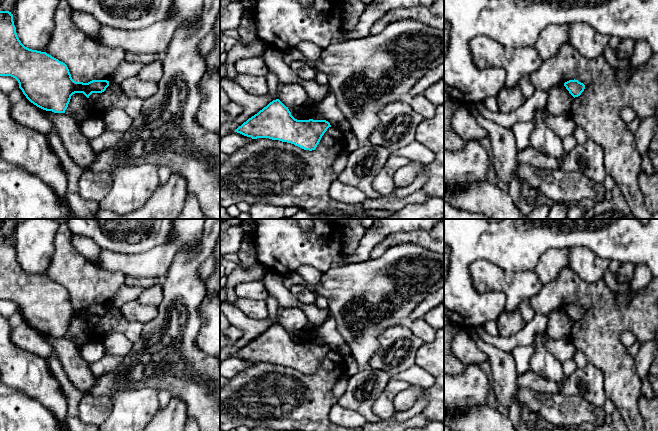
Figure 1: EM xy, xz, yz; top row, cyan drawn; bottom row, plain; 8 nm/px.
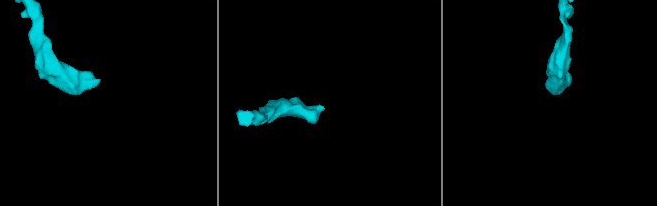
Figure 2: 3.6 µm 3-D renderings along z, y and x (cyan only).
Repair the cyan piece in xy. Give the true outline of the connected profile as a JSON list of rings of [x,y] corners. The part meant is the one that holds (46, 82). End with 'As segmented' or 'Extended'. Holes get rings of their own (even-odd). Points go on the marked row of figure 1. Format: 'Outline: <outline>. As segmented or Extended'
Outline: [[[0,11],[0,76],[15,78],[19,88],[31,103],[54,113],[65,113],[71,96],[75,93],[83,93],[89,98],[92,93],[102,93],[109,86],[107,80],[76,82],[65,63],[46,52],[25,47],[17,36],[13,15],[9,11]]]. As segmented

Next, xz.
Outline: [[[276,99],[239,126],[235,132],[252,139],[279,140],[312,151],[329,127],[331,125],[326,120],[295,119],[288,107]]]. As segmented

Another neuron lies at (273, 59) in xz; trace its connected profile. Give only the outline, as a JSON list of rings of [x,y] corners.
[[[267,48],[263,55],[264,62],[269,71],[273,72],[282,84],[298,83],[306,91],[309,98],[319,102],[330,92],[328,83],[319,84],[315,80],[302,80],[294,75],[289,64],[283,60],[283,53]]]

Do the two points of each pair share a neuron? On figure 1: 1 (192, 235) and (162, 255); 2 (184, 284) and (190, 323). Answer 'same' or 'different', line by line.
1: different
2: same

